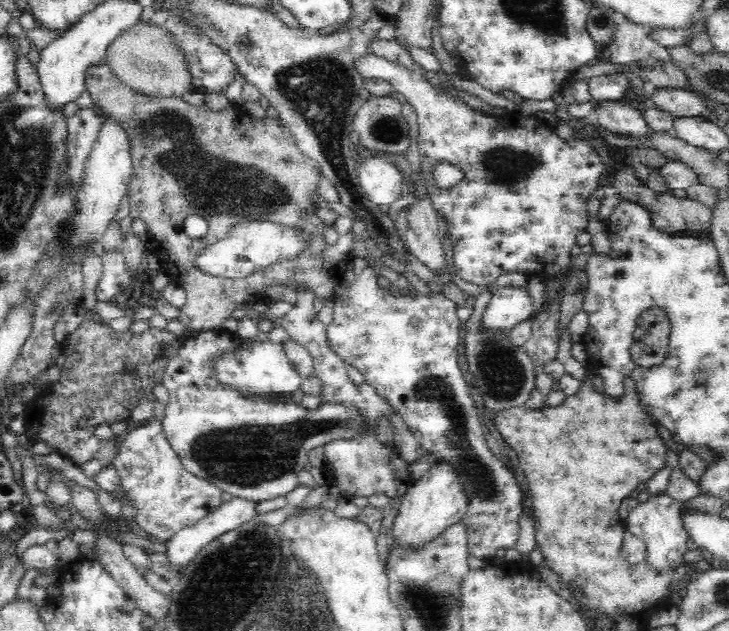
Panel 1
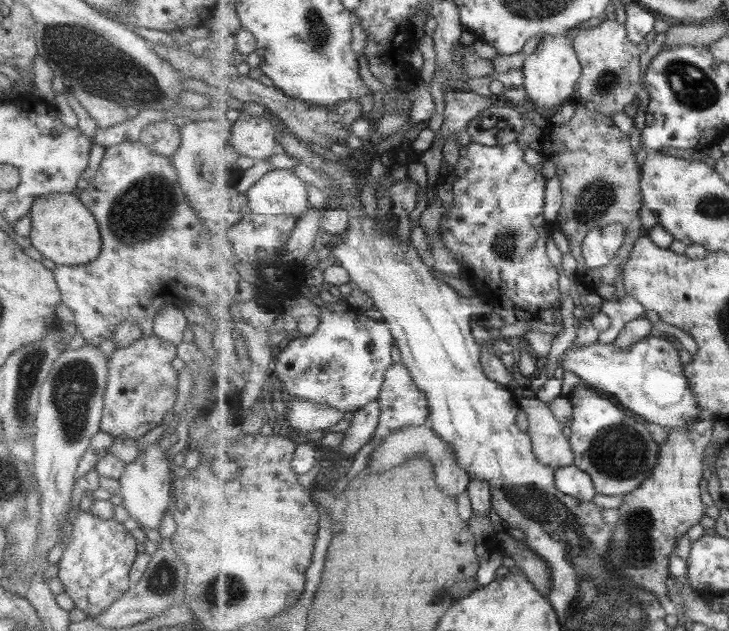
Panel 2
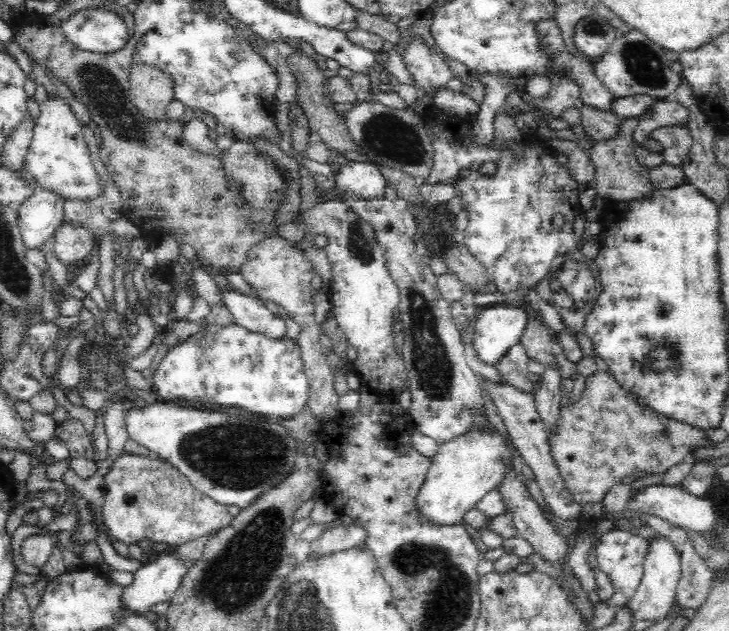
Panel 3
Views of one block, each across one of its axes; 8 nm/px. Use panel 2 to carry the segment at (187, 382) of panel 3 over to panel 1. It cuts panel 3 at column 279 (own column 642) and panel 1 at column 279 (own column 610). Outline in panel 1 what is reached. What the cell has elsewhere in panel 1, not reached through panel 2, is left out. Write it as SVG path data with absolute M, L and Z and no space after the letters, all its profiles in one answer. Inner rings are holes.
M241 340L240 350L236 354L222 356L214 362L214 373L224 384L234 386L238 391L252 396L289 397L299 390L301 378L292 361L286 357L284 345L273 341L253 342Z

